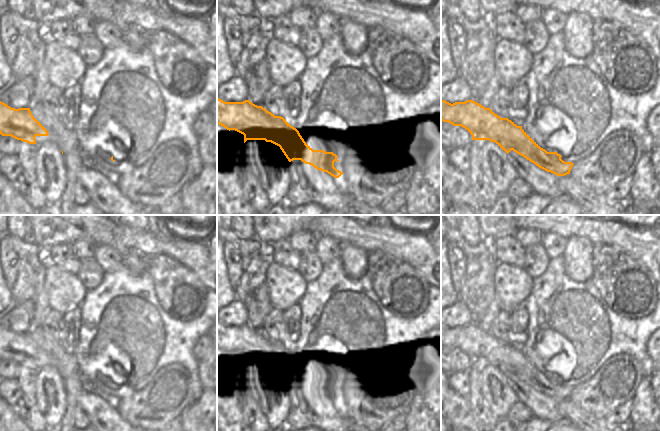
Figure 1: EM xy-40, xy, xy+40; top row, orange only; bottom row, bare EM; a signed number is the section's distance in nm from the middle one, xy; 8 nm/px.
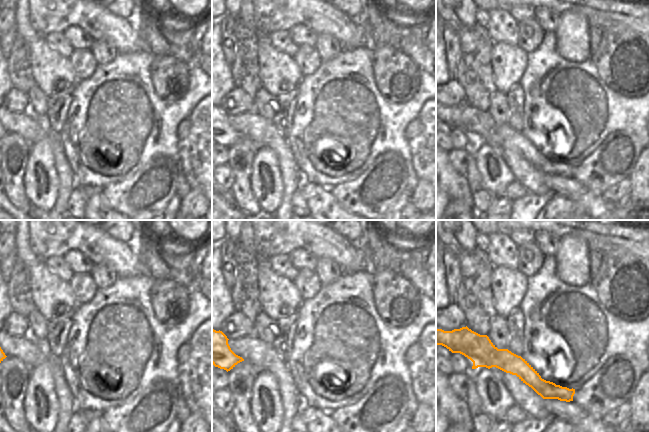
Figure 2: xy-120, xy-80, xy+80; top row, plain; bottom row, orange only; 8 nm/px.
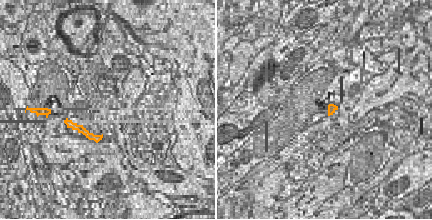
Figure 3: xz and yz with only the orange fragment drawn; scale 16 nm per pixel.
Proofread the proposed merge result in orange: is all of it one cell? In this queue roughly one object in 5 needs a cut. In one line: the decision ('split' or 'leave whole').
leave whole

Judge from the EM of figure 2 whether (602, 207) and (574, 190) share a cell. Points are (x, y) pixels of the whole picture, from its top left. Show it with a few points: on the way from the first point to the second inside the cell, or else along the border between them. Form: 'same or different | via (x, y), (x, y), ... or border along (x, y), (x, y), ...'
same | via (595, 206), (581, 195)

